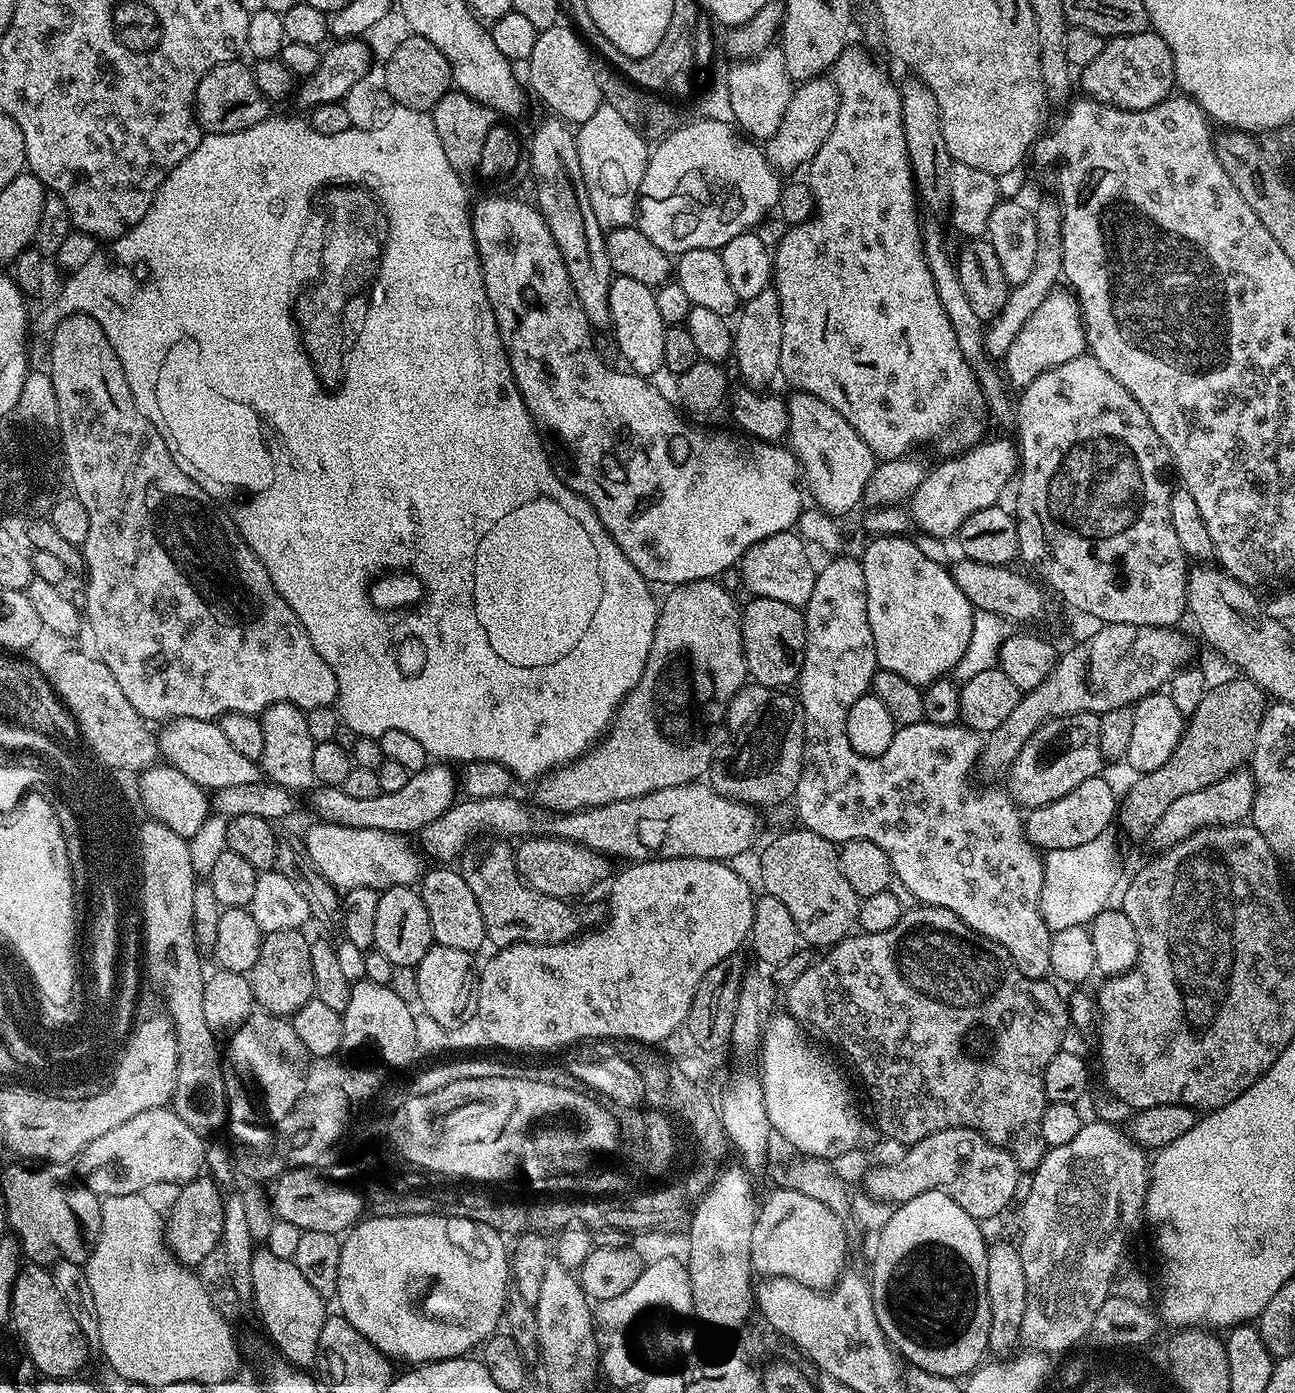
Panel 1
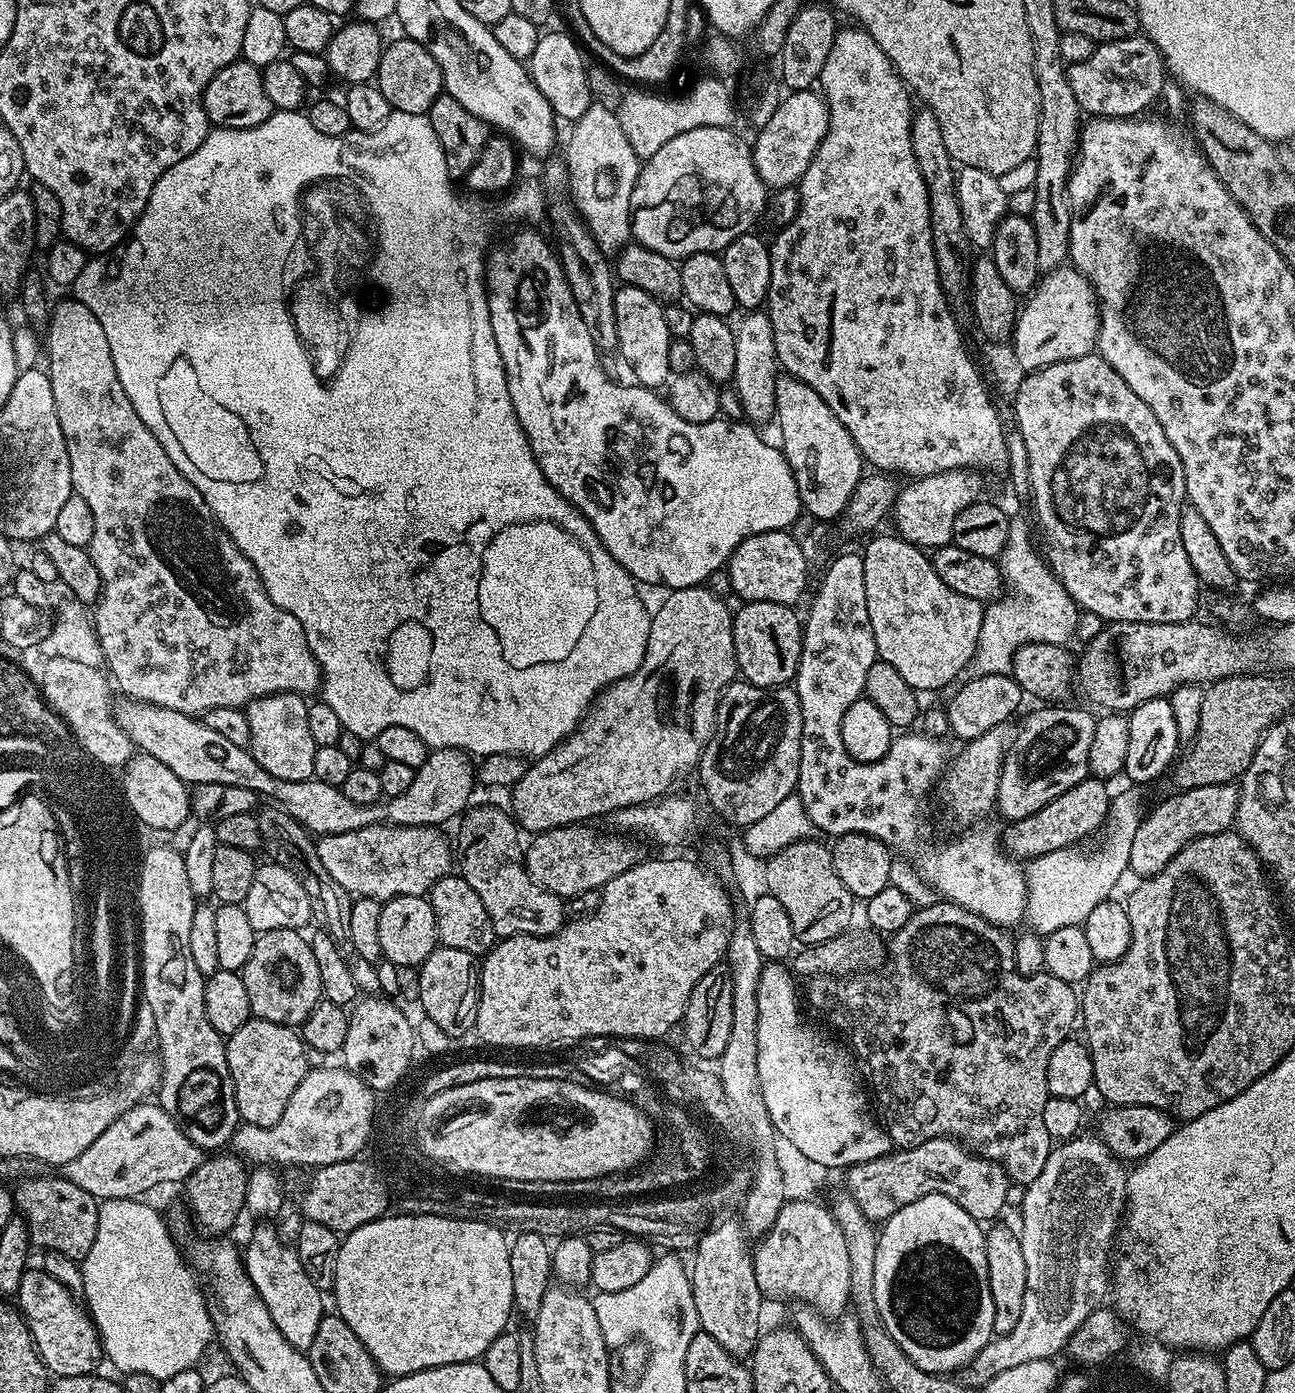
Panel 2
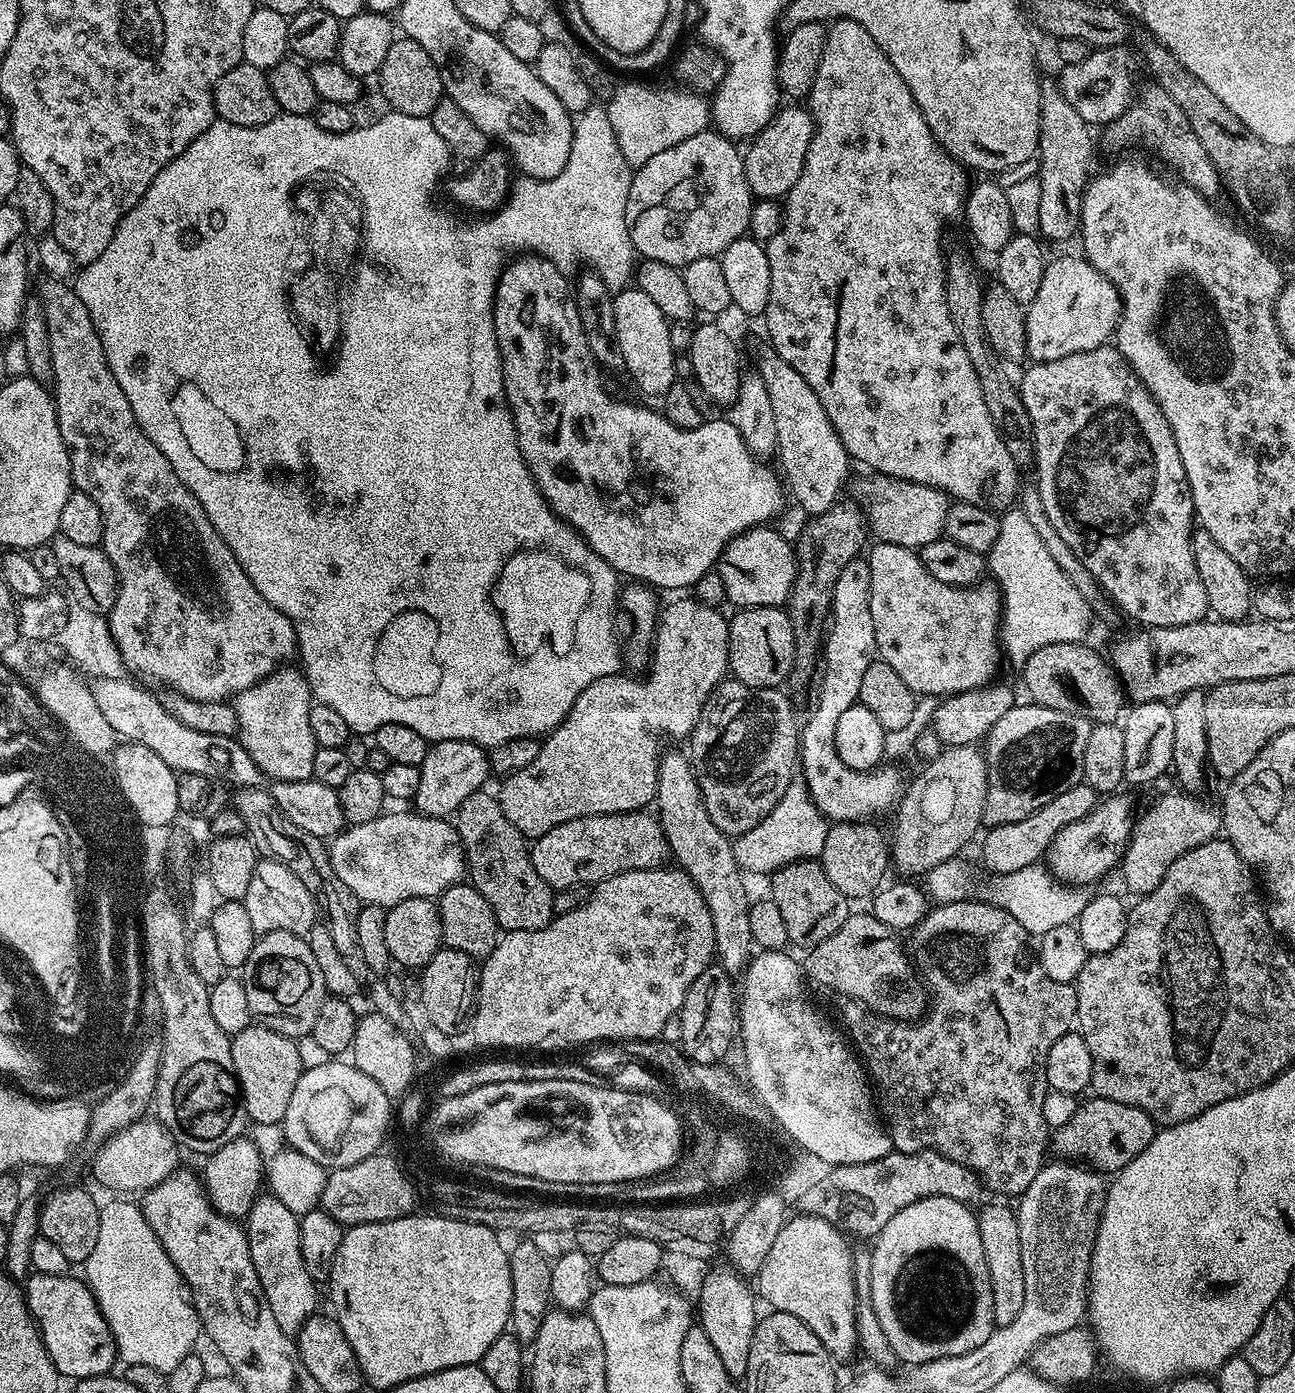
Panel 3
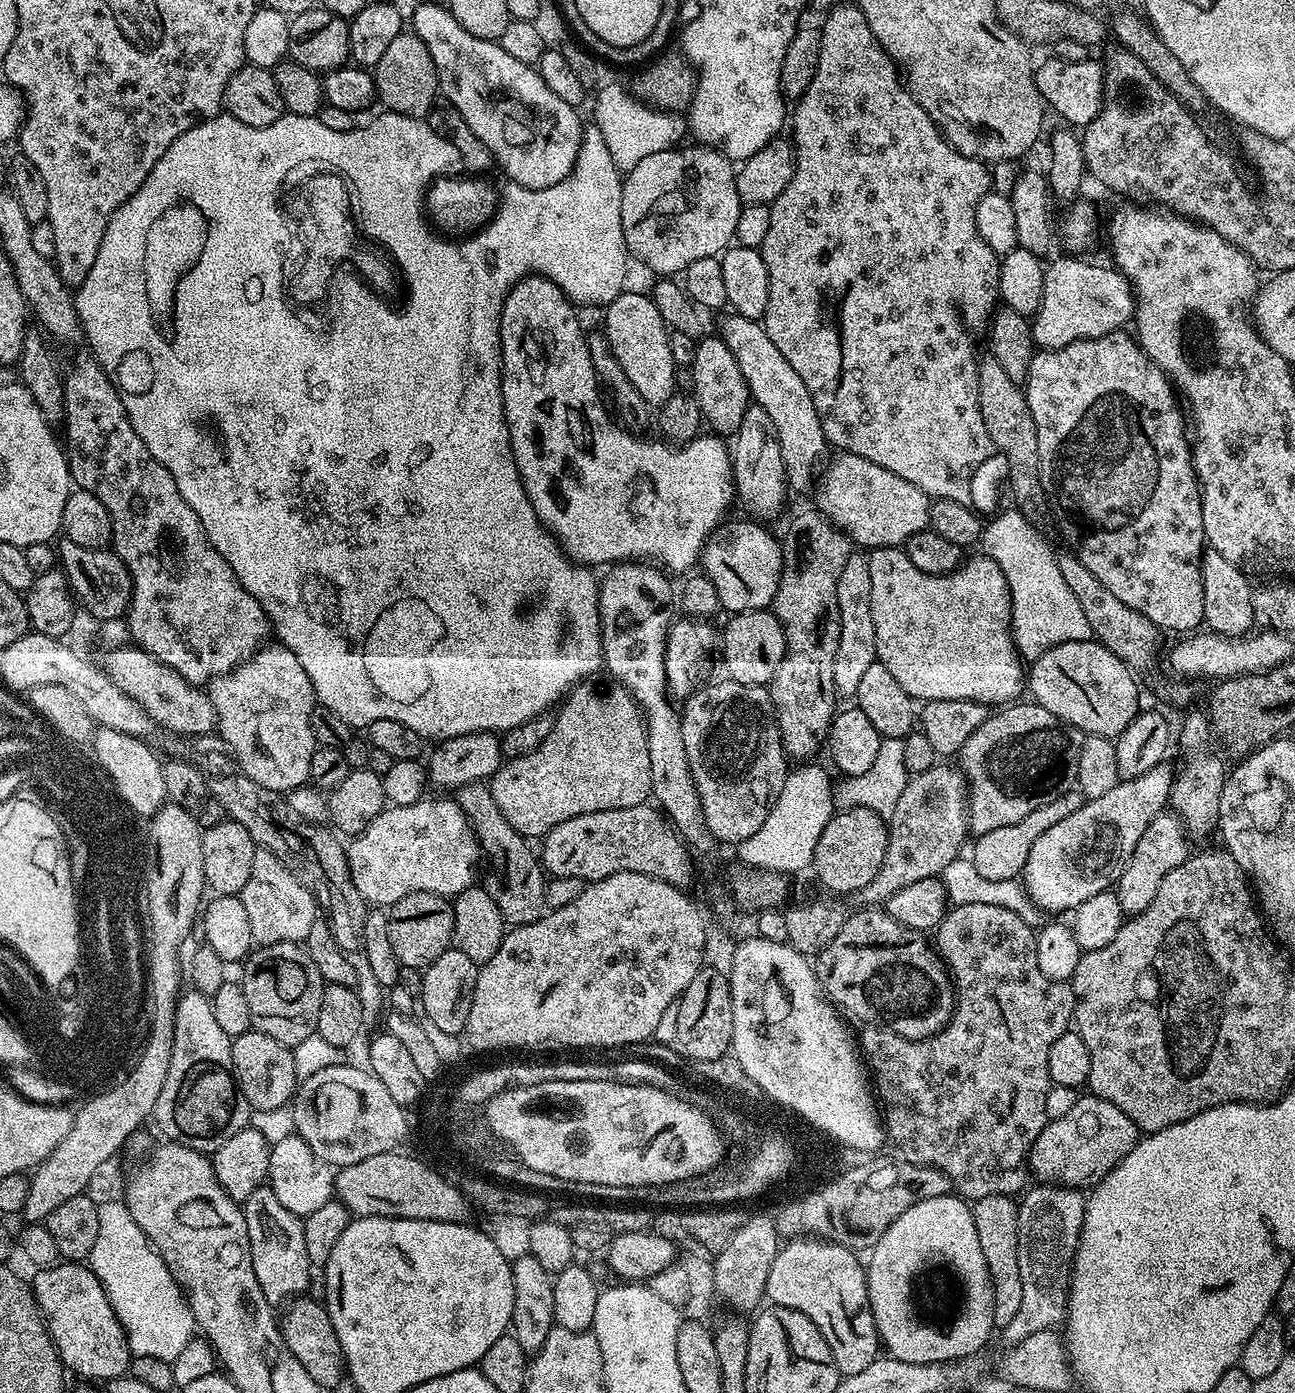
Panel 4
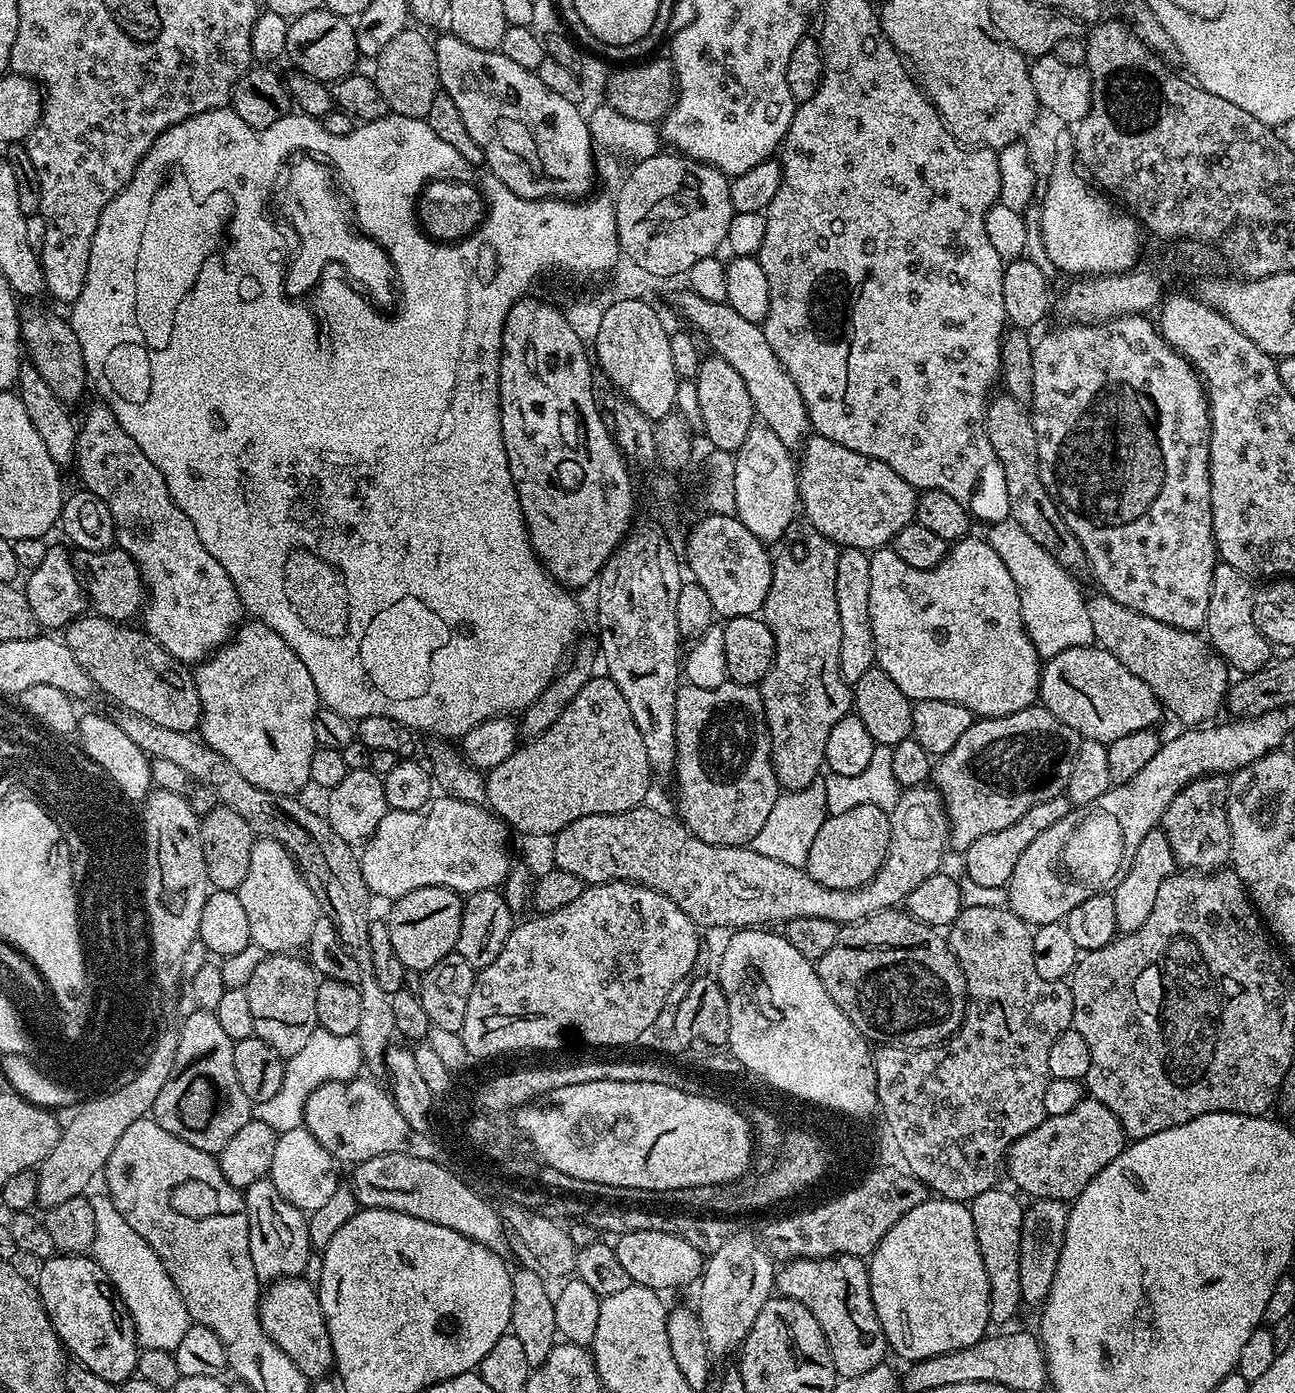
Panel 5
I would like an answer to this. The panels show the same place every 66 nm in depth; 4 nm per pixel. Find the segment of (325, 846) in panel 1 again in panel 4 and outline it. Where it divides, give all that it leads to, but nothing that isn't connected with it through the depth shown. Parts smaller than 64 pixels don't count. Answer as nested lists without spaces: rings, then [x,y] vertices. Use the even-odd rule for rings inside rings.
[[[425,798],[410,806],[385,807],[384,811],[374,818],[374,822],[370,822],[370,826],[366,826],[366,830],[362,830],[351,843],[352,845],[349,843],[346,848],[348,869],[358,894],[362,894],[362,898],[372,906],[391,906],[406,898],[406,894],[415,892],[455,898],[459,892],[465,892],[477,883],[476,867],[479,864],[481,867],[482,864],[482,853],[476,835],[472,833],[466,814],[462,814],[462,810],[452,798]]]

